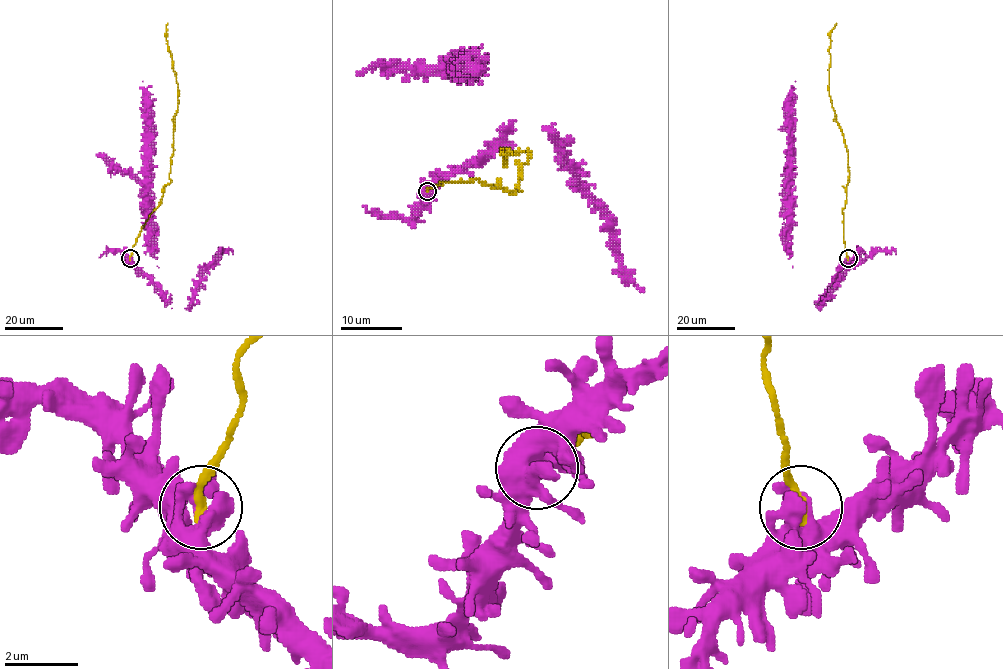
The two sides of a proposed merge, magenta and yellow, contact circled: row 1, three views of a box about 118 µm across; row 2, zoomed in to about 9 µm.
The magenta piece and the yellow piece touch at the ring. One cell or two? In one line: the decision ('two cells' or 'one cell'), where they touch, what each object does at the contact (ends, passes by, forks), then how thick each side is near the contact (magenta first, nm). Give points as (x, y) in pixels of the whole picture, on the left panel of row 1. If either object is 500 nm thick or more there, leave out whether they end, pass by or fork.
two cells | (130, 258) | magenta passes by | yellow ends | 400/280 nm

